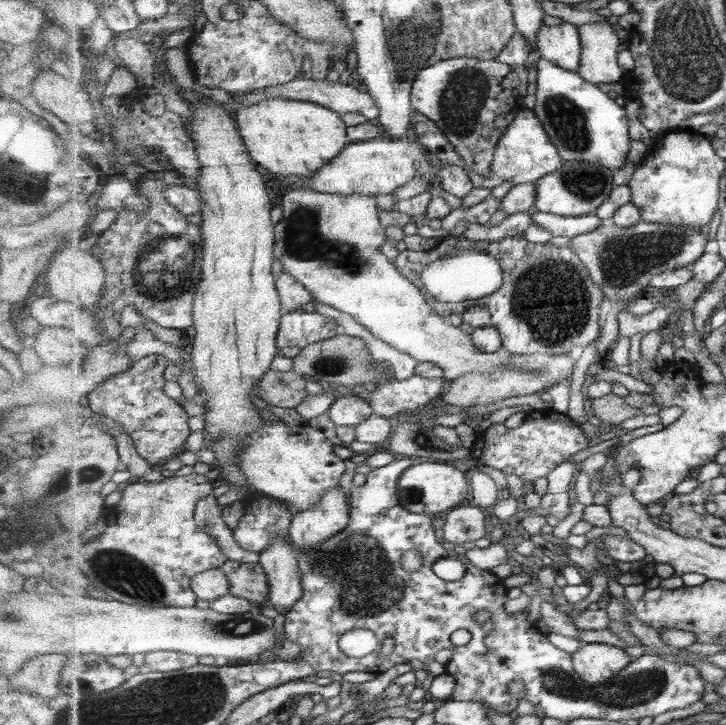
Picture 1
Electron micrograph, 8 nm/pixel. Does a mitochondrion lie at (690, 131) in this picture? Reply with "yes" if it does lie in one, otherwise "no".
no

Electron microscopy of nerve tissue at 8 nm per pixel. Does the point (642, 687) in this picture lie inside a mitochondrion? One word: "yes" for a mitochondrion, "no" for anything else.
yes

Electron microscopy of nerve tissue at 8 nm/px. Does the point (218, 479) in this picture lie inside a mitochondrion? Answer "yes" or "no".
no

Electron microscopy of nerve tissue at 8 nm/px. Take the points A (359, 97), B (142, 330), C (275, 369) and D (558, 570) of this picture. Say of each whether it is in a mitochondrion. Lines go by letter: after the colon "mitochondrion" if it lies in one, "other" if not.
A: other
B: other
C: other
D: other

